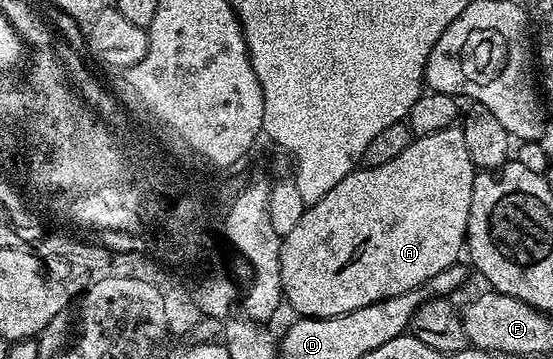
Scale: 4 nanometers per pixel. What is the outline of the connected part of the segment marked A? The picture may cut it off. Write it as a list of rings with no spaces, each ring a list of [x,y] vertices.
[[[456,124],[442,128],[442,132],[434,132],[421,138],[413,137],[406,152],[394,156],[394,160],[390,160],[387,164],[353,170],[346,176],[346,180],[342,180],[342,184],[334,184],[334,188],[330,188],[330,192],[326,192],[326,196],[322,196],[322,200],[307,207],[302,220],[298,220],[298,224],[294,224],[294,228],[289,234],[283,235],[280,244],[280,279],[284,289],[283,301],[287,305],[289,302],[297,310],[295,313],[301,318],[329,318],[346,312],[354,312],[354,308],[366,308],[366,304],[374,304],[378,300],[386,300],[390,296],[398,296],[402,292],[421,289],[434,276],[438,276],[438,272],[457,265],[459,258],[456,257],[465,249],[472,185],[477,173],[475,164],[470,160],[470,152],[466,152],[466,136],[462,136],[460,126]]]

